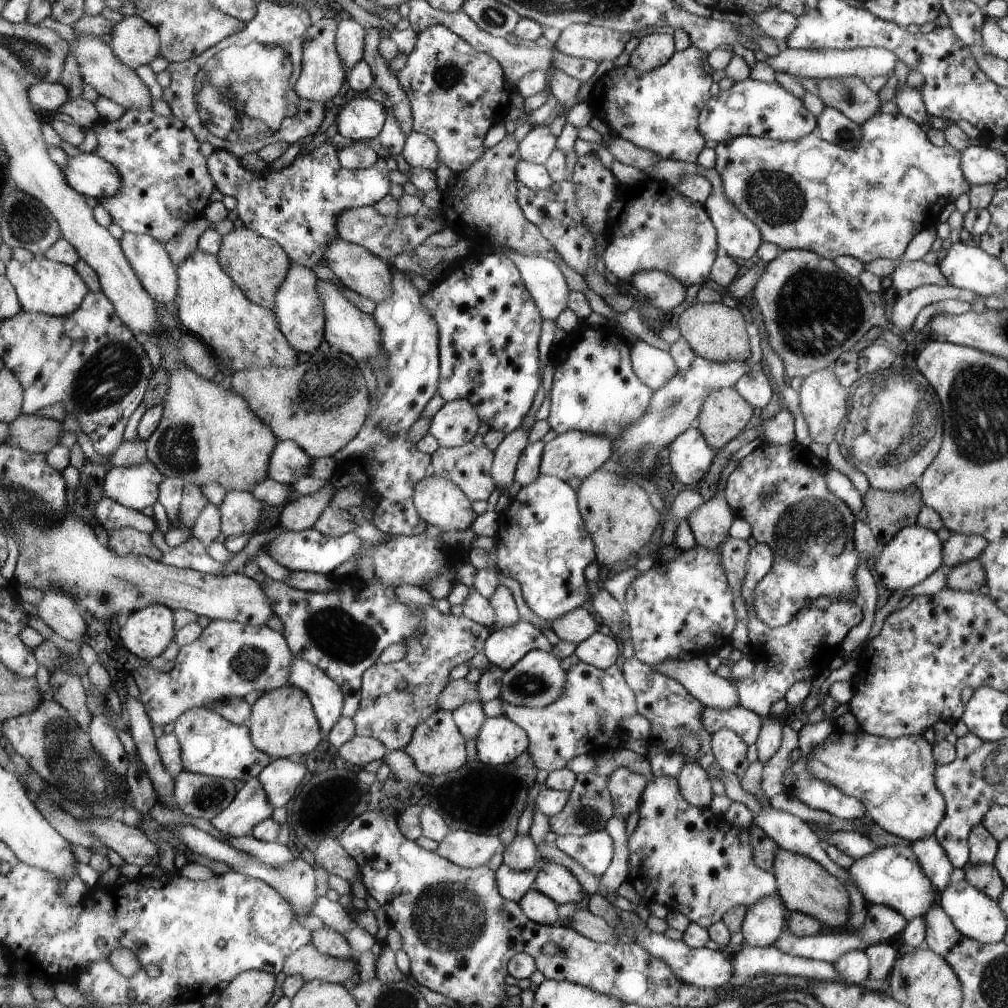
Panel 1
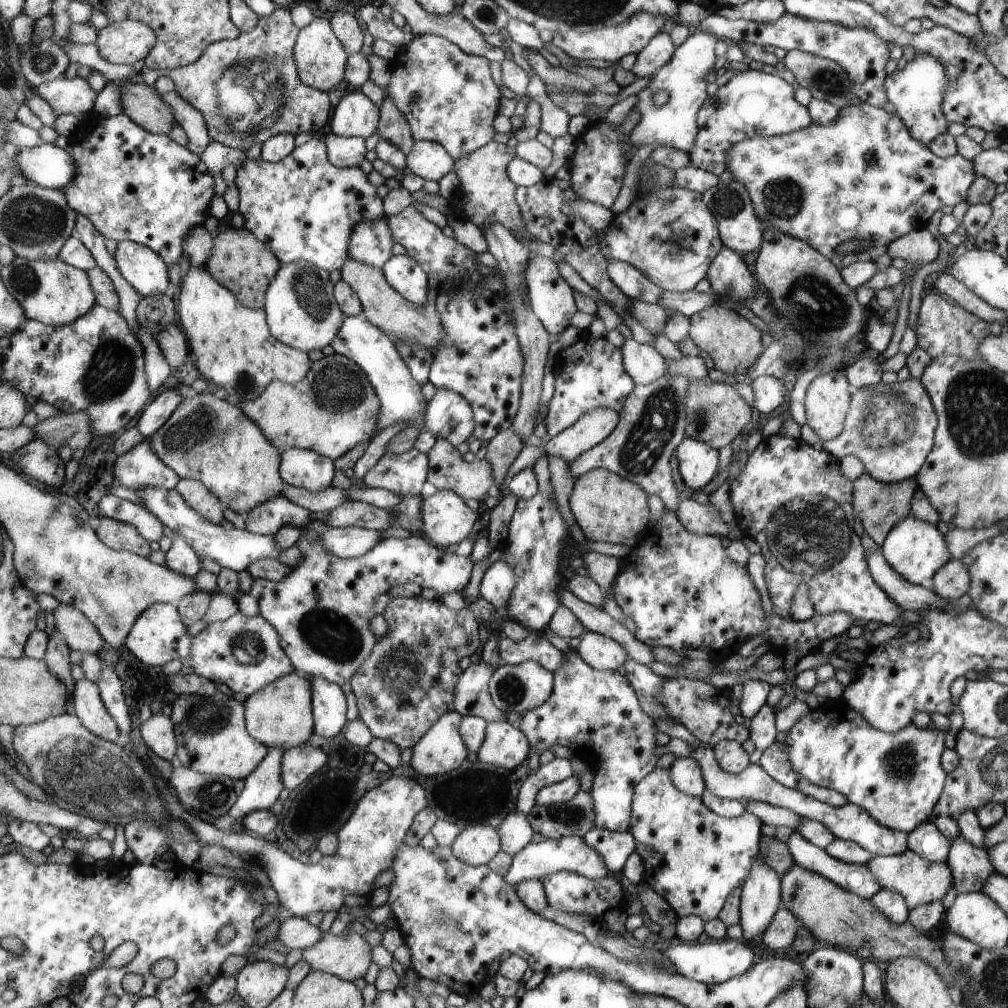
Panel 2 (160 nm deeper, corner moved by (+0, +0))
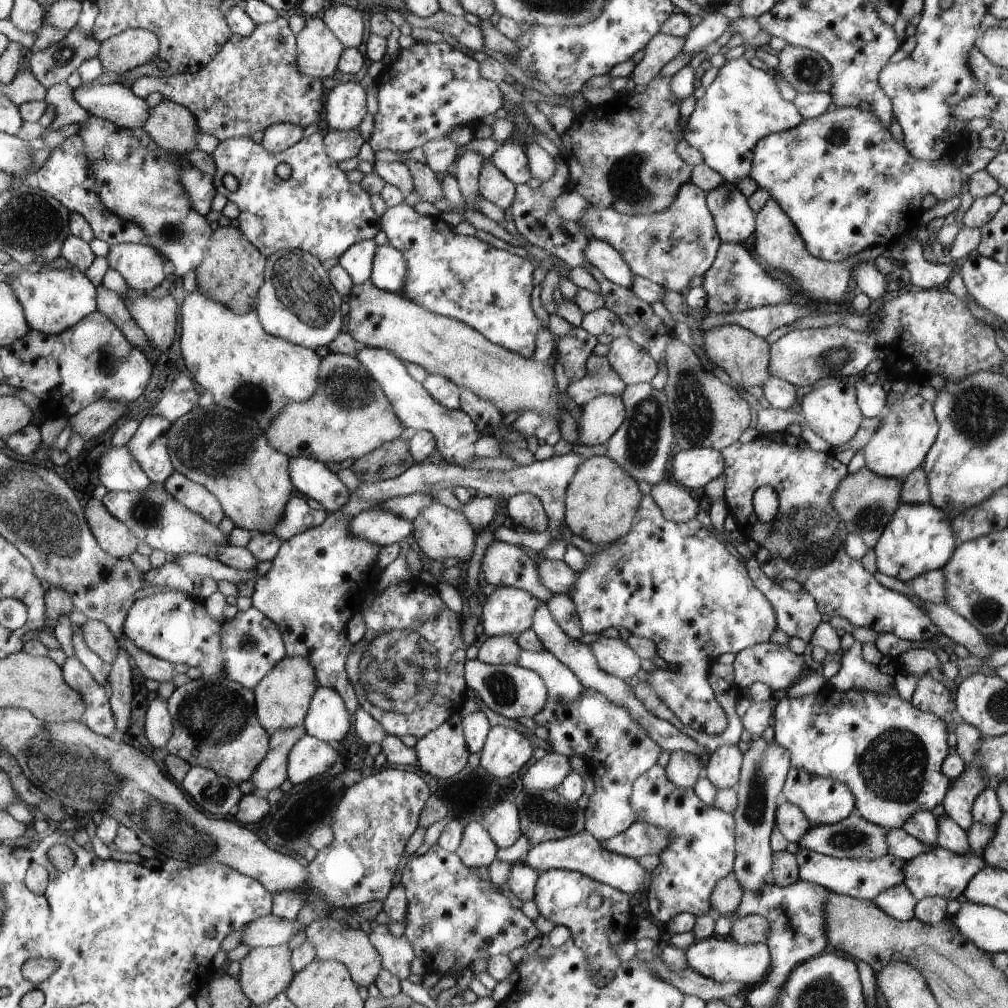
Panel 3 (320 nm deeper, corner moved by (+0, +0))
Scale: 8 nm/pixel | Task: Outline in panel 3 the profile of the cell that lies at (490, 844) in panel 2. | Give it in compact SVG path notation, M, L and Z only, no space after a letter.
M477 819L464 827L460 846L455 853L462 859L464 866L471 869L486 869L494 862L498 849L498 844Z

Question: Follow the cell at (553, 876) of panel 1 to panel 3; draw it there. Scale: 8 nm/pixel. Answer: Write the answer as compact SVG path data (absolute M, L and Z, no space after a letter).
M548 869L536 881L535 902L539 914L556 925L566 926L574 946L587 958L591 978L597 987L605 987L622 964L614 948L628 940L638 922L630 905L631 895L605 885L588 875L568 869Z

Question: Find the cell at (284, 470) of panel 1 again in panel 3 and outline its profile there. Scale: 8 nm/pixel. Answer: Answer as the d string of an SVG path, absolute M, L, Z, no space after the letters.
M308 457L290 459L289 474L295 493L314 498L328 513L336 513L348 502L348 488L340 476L328 470L322 462Z

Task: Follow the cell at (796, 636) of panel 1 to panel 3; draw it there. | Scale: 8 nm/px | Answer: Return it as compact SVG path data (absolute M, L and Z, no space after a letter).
M756 558L749 559L745 565L754 586L772 603L777 628L790 637L796 636L808 643L812 633L822 622L815 598L806 589L794 592L780 586L758 565Z

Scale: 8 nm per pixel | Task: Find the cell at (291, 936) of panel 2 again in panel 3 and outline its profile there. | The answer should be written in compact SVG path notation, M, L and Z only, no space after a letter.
M274 915L258 917L244 927L241 944L253 949L288 943L299 925L297 922L291 923Z

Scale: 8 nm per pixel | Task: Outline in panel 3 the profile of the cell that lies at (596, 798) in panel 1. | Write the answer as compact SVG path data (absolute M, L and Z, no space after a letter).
M522 787L522 792L518 794L518 798L514 798L514 804L516 804L519 810L521 834L529 839L530 846L539 845L544 841L555 841L556 839L561 839L568 835L574 835L580 831L586 830L586 811L578 807L577 802L565 799L555 789L539 792L532 791L530 794L526 794Z

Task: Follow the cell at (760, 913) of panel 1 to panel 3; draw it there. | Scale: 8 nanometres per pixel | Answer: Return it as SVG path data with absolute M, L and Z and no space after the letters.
M764 733L752 738L749 743L750 747L743 753L738 782L732 788L734 800L738 800L737 807L731 812L736 839L733 871L744 891L758 892L769 882L773 863L770 834L775 827L776 809L785 801L782 789L792 766L788 750L775 740L765 739Z

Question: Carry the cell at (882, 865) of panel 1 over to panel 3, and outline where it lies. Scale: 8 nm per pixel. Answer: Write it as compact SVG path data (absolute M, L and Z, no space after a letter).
M940 846L934 847L930 852L904 862L903 871L905 879L903 883L919 901L924 897L942 897L947 901L952 898L960 899L964 889L968 886L971 878L984 866L983 857L975 851L957 853Z

